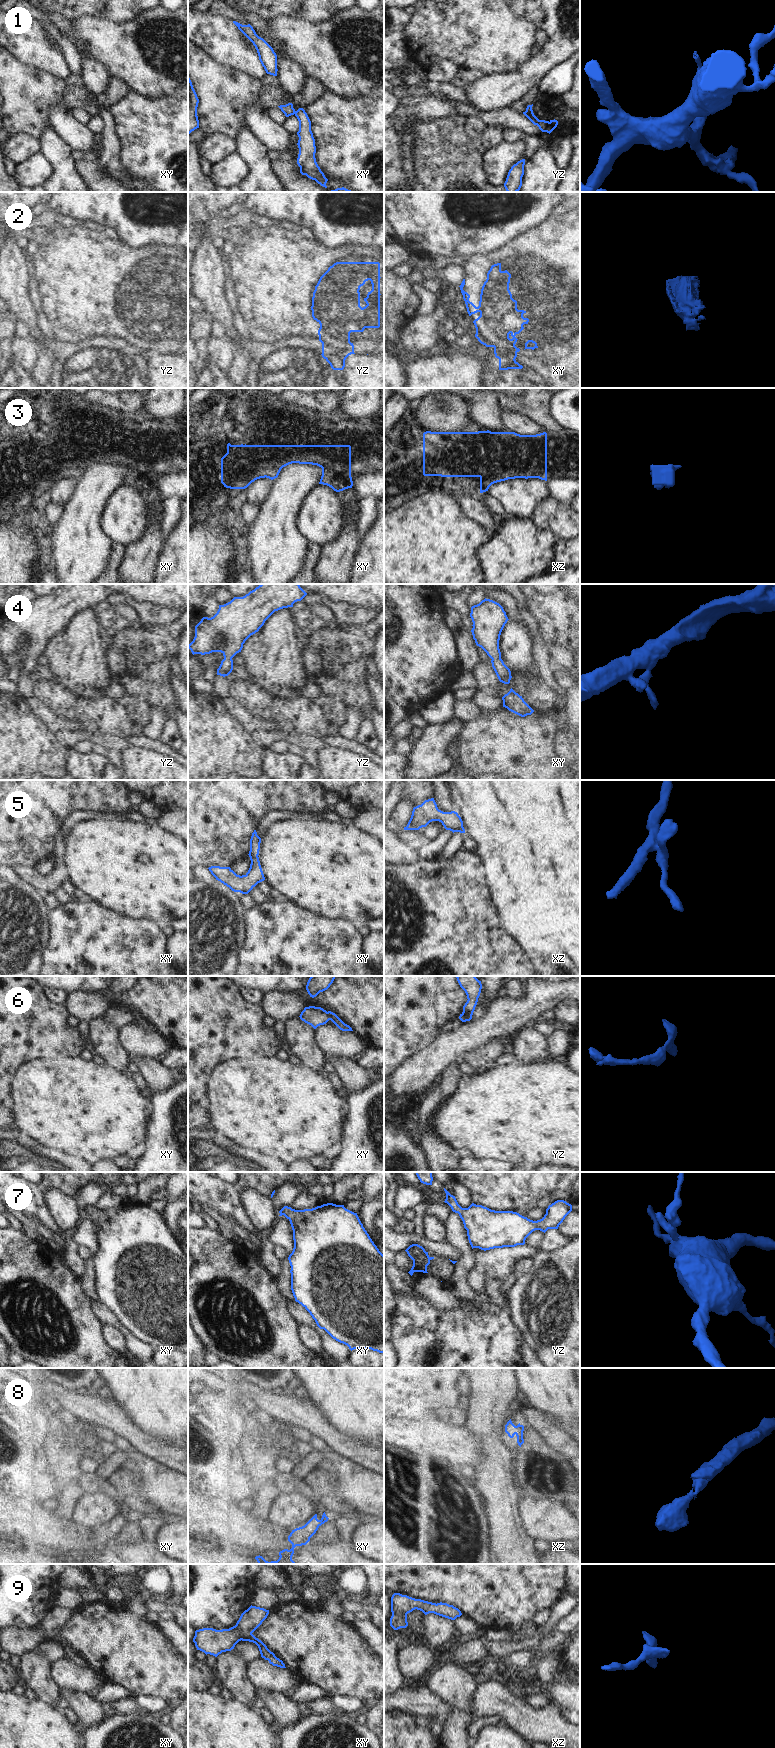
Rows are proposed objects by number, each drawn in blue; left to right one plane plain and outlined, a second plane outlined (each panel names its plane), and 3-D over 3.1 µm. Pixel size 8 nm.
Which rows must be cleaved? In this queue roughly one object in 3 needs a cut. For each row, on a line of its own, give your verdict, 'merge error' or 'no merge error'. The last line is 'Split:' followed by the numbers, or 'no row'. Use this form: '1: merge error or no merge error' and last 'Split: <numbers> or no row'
1: merge error
2: merge error
3: merge error
4: no merge error
5: no merge error
6: merge error
7: no merge error
8: no merge error
9: no merge error
Split: 1, 2, 3, 6

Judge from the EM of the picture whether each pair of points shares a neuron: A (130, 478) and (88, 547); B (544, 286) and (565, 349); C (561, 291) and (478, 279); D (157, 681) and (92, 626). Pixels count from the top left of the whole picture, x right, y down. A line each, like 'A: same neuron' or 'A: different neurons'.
A: same neuron
B: different neurons
C: same neuron
D: different neurons

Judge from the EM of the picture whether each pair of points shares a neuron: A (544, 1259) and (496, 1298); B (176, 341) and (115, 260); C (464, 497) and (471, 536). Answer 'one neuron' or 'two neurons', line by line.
A: two neurons
B: one neuron
C: two neurons

